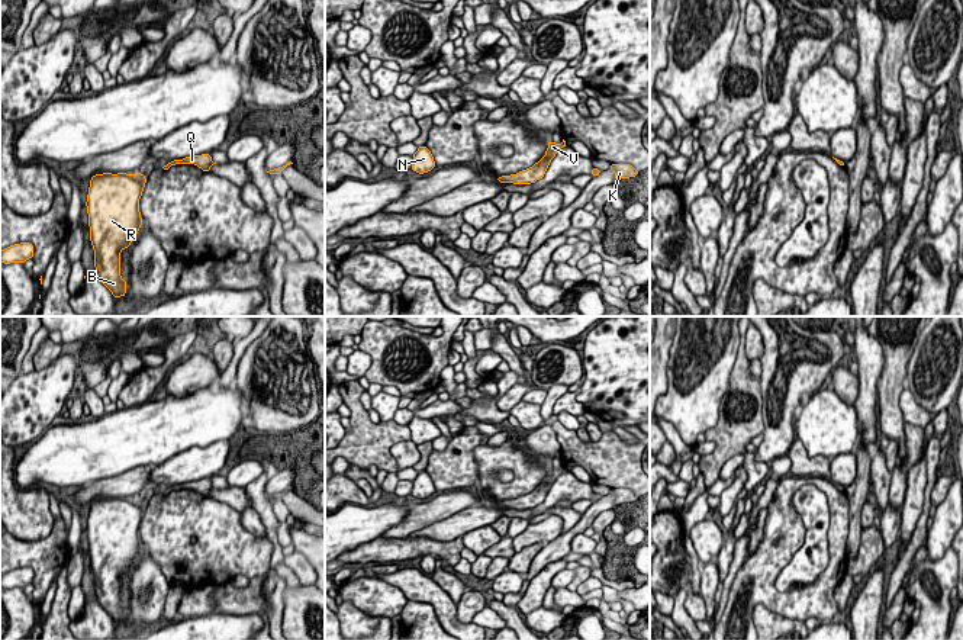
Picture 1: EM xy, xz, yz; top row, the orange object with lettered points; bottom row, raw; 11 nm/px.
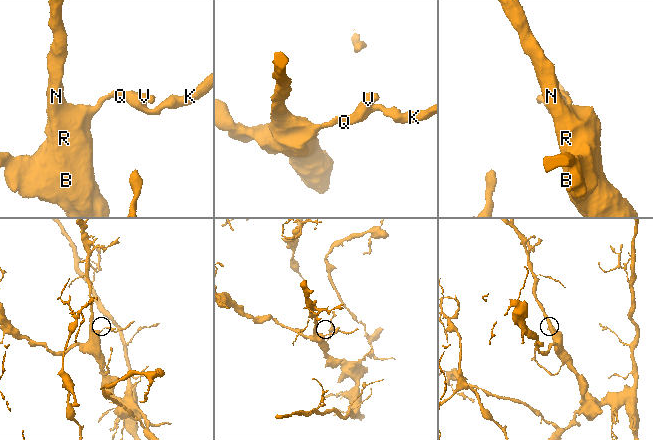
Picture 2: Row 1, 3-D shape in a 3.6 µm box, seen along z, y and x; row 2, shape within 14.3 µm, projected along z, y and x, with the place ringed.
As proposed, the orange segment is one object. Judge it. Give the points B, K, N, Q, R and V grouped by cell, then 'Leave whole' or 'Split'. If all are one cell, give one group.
Groups: B K N Q R V. Leave whole

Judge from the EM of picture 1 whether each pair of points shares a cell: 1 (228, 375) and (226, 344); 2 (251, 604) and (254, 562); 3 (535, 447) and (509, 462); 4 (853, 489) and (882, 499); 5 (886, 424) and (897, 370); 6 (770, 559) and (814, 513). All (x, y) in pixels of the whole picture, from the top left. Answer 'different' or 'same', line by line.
1: different
2: different
3: different
4: different
5: same
6: different

